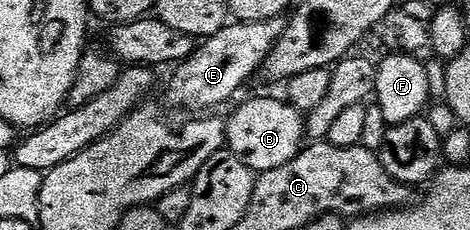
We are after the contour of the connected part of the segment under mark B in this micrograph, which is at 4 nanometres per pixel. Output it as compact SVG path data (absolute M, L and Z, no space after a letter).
M285 98L250 99L231 113L225 125L226 147L255 173L288 165L288 161L297 157L308 139L308 123L303 112L295 109Z

